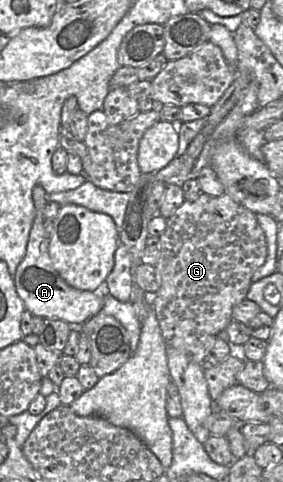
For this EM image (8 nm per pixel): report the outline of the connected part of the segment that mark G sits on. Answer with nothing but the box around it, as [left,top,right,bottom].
[148,193,267,364]

